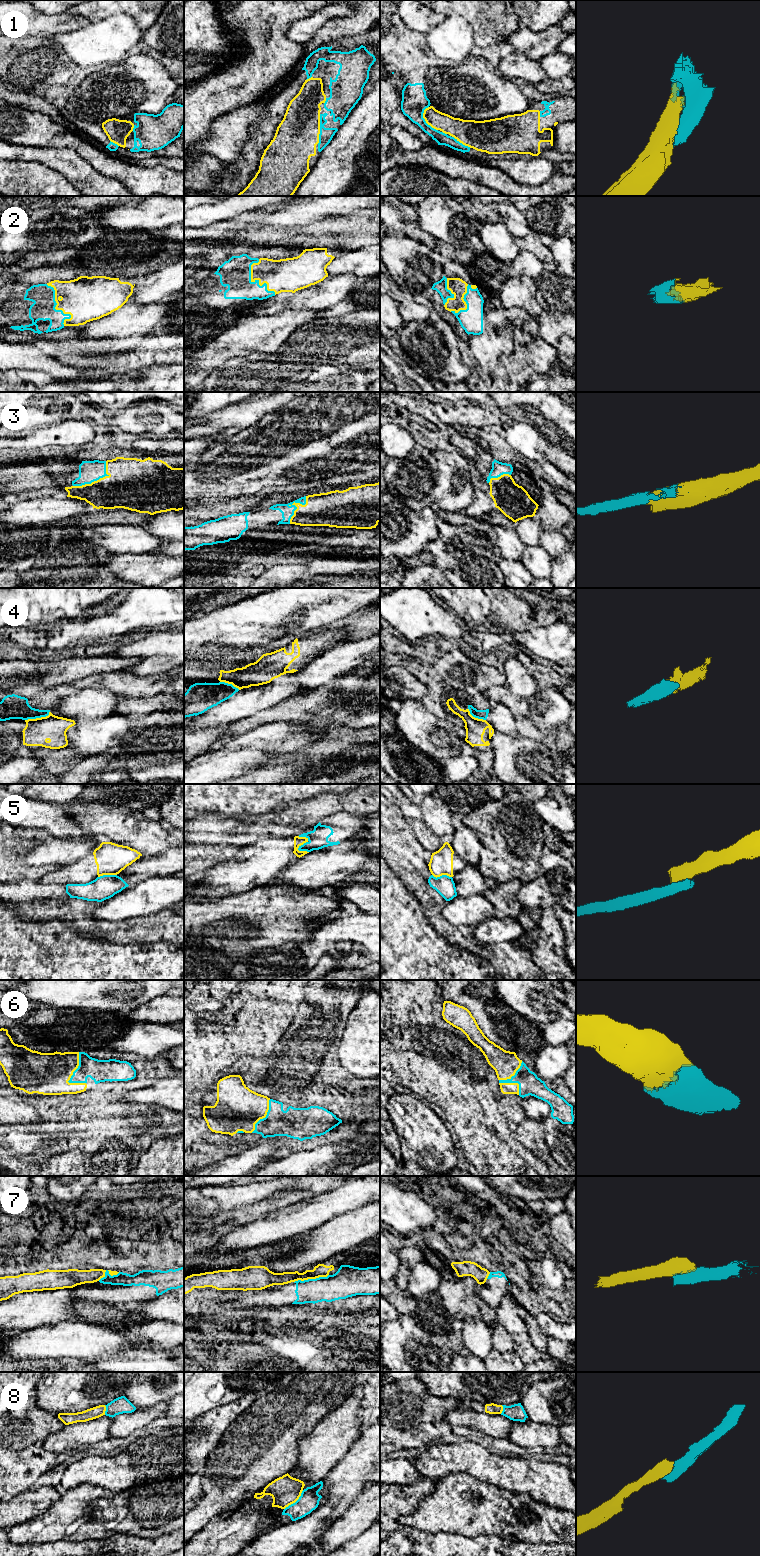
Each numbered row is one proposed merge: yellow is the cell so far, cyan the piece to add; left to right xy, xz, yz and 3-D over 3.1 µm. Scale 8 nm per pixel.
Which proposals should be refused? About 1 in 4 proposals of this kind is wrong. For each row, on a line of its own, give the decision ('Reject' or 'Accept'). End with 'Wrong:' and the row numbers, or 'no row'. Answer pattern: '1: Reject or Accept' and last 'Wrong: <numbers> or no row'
1: Accept
2: Accept
3: Accept
4: Reject
5: Reject
6: Accept
7: Reject
8: Accept
Wrong: 4, 5, 7

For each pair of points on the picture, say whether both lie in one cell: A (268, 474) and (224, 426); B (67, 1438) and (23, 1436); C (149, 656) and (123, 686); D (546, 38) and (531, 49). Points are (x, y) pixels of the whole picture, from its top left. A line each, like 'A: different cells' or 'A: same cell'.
A: different cells
B: different cells
C: different cells
D: same cell

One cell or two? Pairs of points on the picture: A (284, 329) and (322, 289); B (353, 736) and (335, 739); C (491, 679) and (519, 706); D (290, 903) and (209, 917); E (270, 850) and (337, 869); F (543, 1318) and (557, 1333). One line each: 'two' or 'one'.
A: two
B: one
C: two
D: one
E: two
F: one

